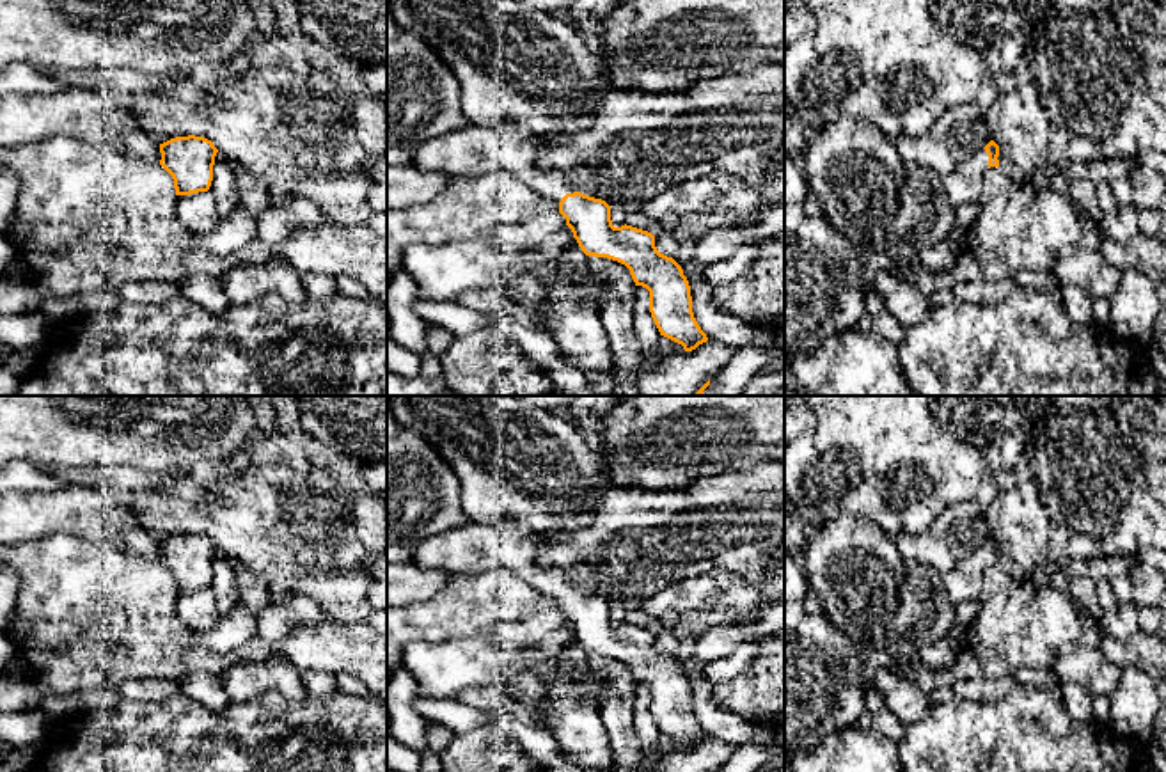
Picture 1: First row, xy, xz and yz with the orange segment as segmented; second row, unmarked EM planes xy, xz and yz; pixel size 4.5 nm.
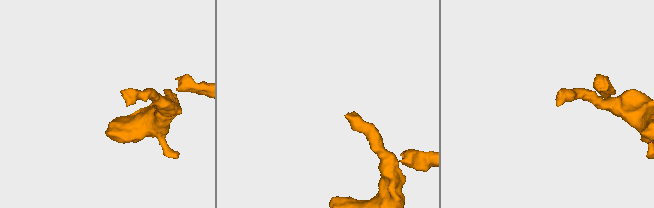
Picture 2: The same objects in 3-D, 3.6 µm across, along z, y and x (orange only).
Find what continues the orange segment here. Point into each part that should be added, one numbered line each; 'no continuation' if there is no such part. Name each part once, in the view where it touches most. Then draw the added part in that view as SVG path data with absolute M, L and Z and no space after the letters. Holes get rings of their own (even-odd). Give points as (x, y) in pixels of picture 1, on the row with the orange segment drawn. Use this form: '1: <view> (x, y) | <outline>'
1: yz (964, 185) | M980 149L953 172L941 176L941 183L953 208L978 201L987 169L989 154L985 149Z

